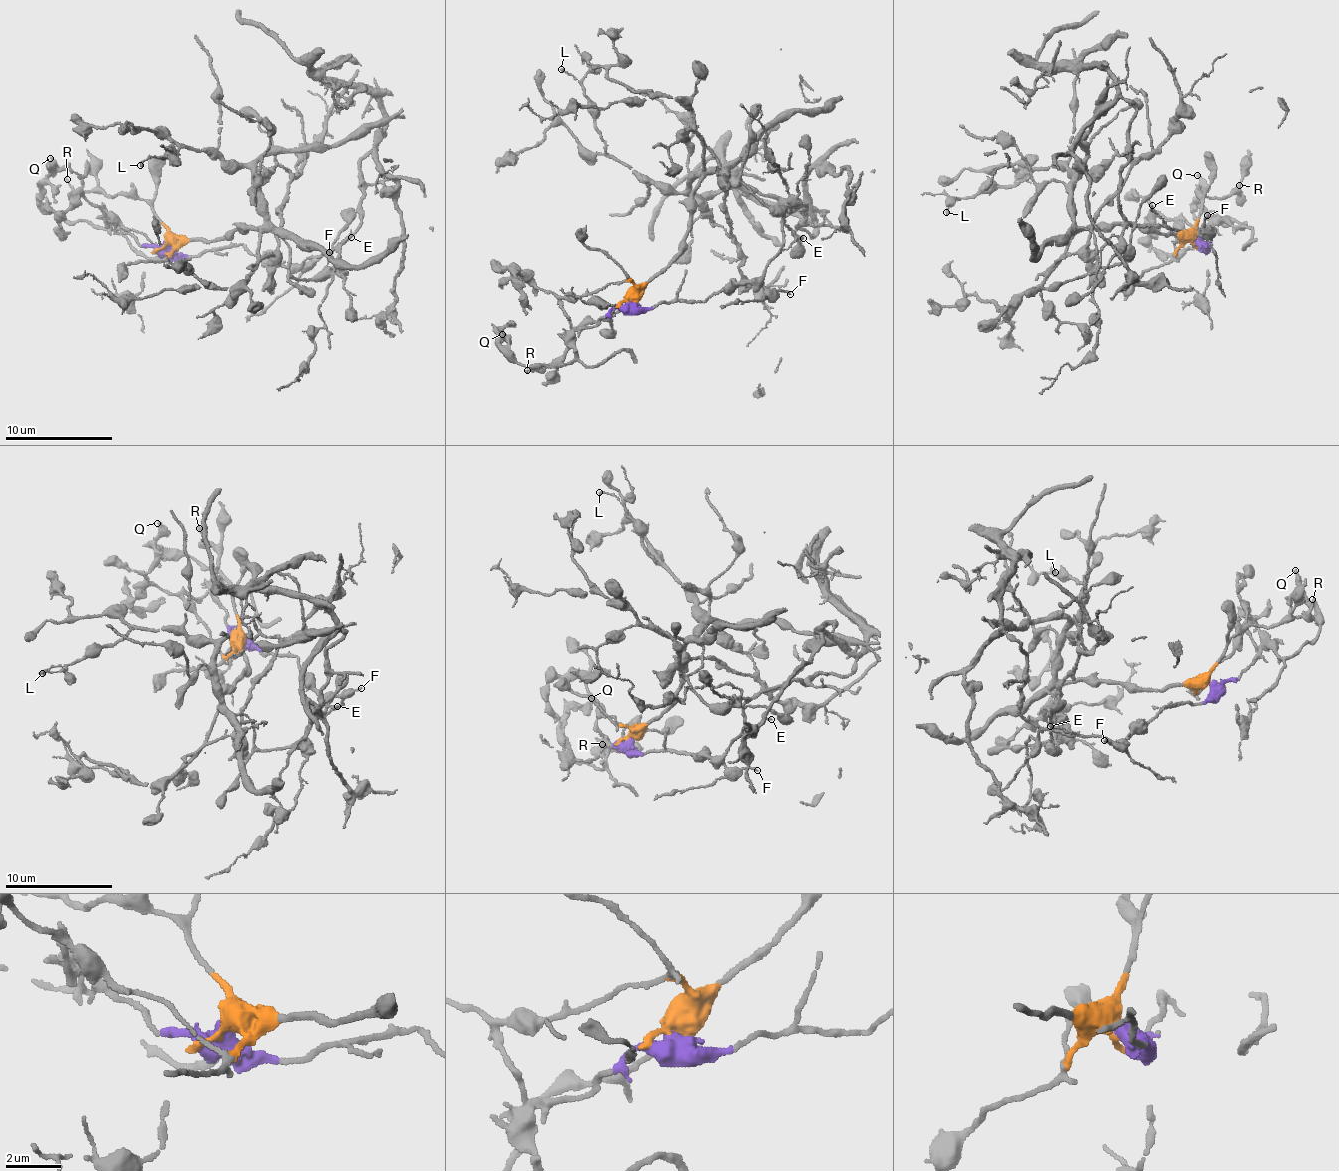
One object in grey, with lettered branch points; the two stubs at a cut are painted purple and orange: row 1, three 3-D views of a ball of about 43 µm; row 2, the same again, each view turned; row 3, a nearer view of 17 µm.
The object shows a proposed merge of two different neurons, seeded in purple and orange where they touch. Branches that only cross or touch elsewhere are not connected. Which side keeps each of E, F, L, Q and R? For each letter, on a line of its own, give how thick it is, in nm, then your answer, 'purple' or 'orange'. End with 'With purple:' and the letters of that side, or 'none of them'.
E: 100 nm thick; purple
F: 120 nm thick; purple
L: 140 nm thick; orange
Q: 300 nm thick; purple
R: 160 nm thick; orange
With purple: E, F, Q

